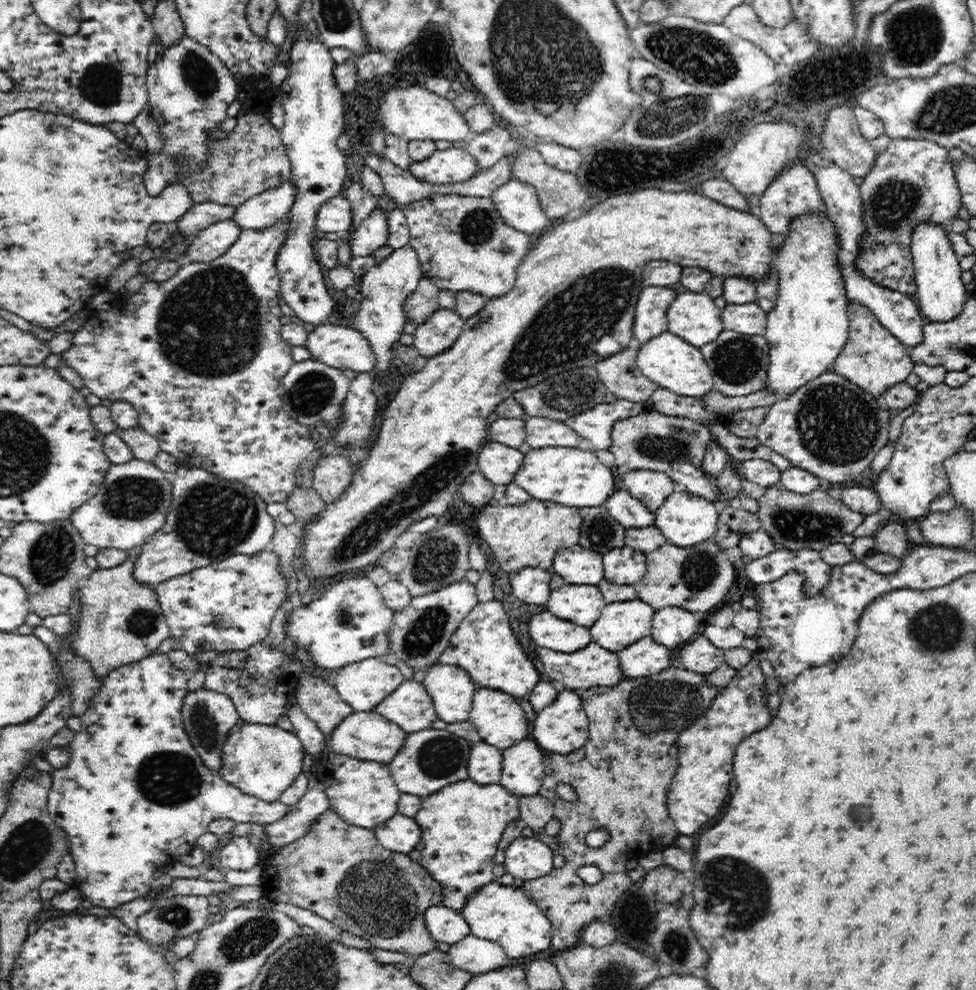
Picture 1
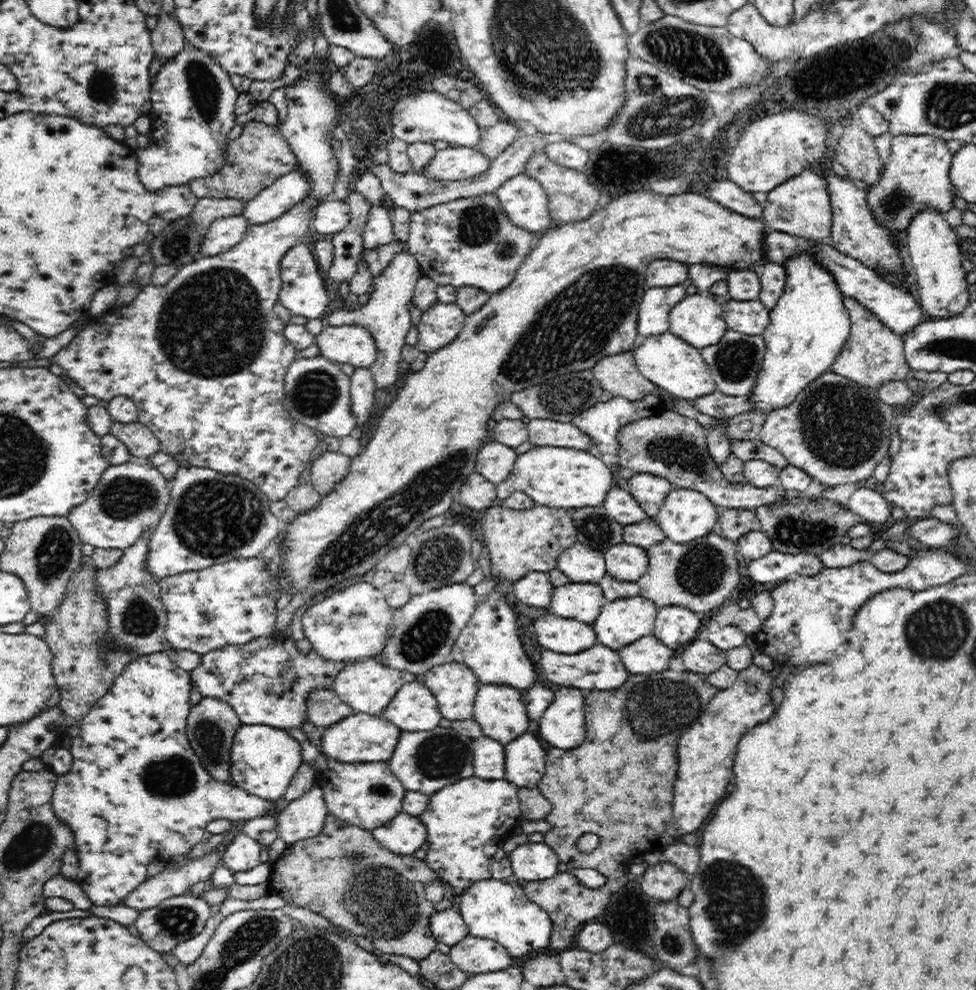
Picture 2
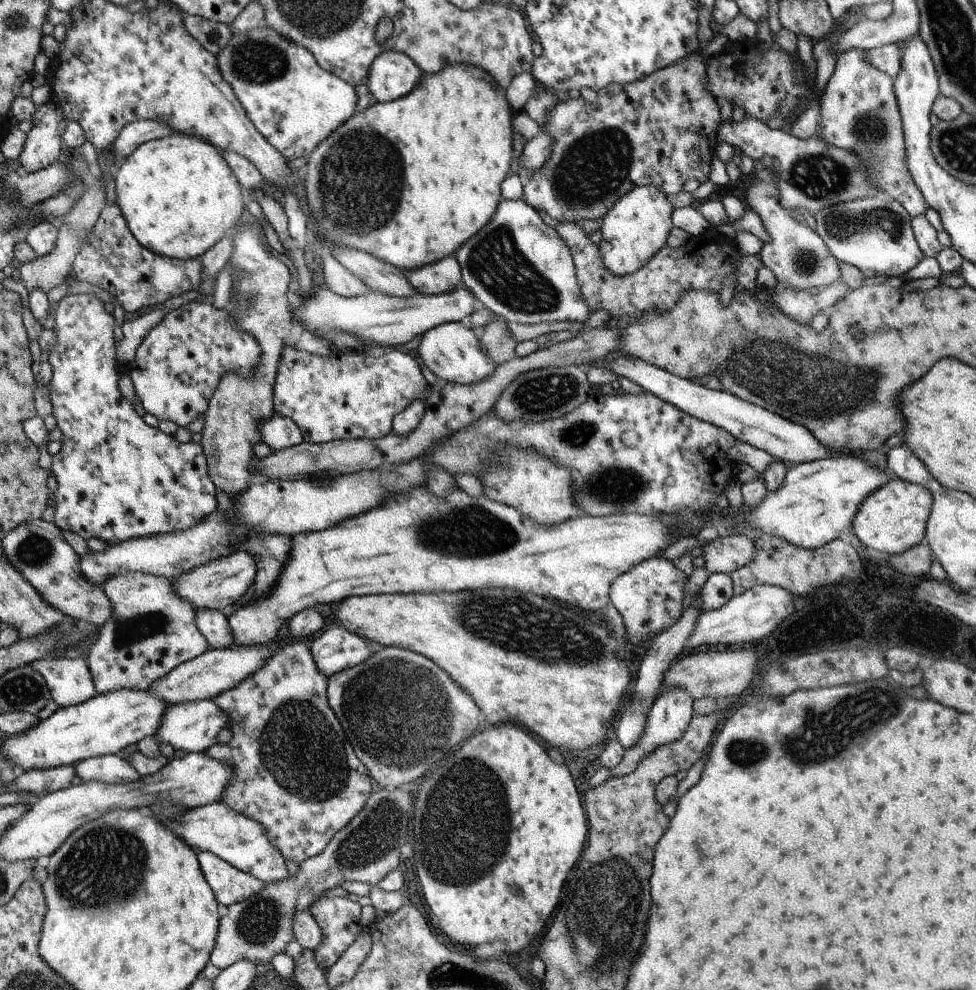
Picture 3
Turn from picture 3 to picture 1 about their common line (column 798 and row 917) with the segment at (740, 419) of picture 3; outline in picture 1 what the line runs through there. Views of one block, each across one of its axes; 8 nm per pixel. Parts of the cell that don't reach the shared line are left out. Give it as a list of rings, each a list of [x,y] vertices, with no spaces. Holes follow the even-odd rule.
[[[444,905],[428,907],[424,913],[424,922],[437,943],[453,945],[471,934],[471,928],[463,914]]]

